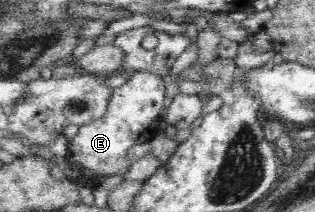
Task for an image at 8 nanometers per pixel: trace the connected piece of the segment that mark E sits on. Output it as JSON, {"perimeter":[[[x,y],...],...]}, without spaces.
{"perimeter":[[[150,72],[134,73],[124,84],[114,87],[108,98],[106,113],[102,118],[79,128],[78,135],[71,140],[67,158],[75,167],[95,172],[99,179],[124,174],[130,163],[124,159],[126,150],[134,144],[150,142],[150,138],[162,129],[160,115],[166,98],[162,77]]]}

